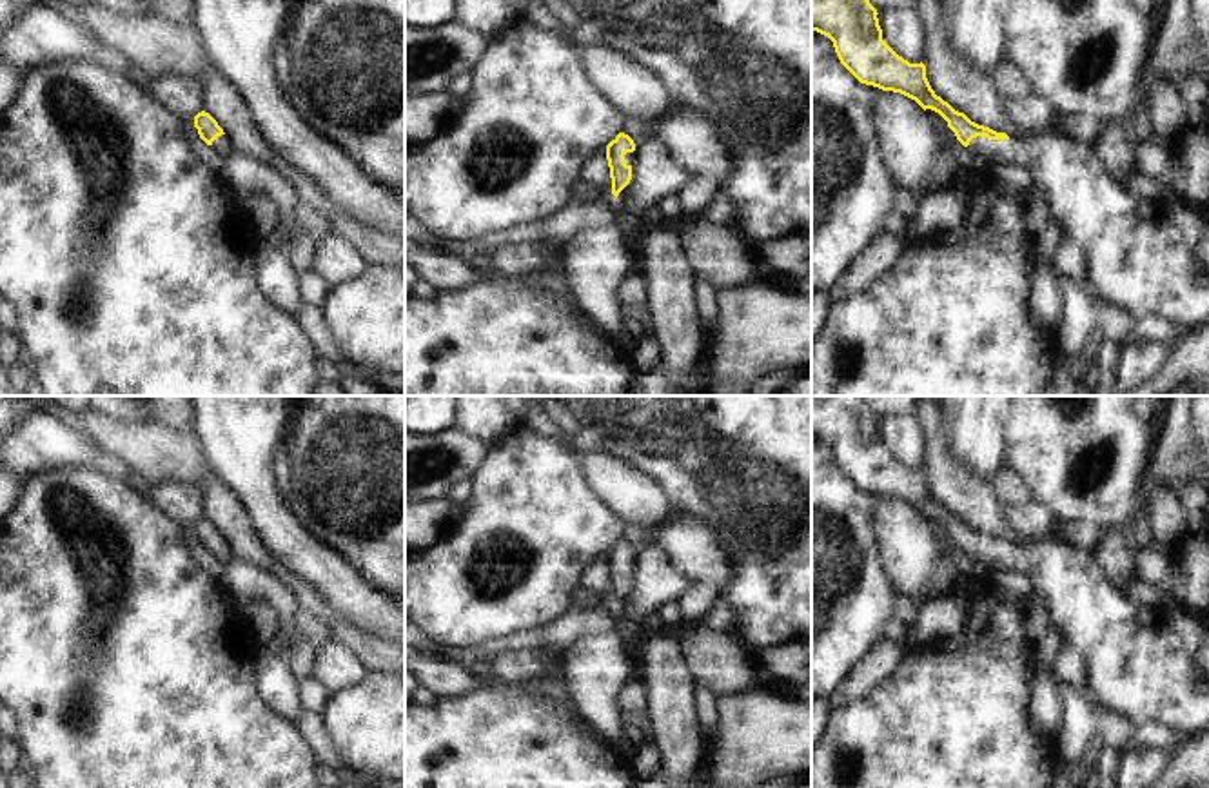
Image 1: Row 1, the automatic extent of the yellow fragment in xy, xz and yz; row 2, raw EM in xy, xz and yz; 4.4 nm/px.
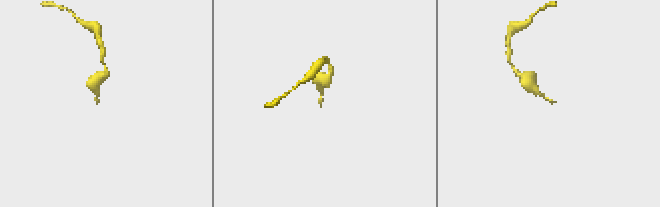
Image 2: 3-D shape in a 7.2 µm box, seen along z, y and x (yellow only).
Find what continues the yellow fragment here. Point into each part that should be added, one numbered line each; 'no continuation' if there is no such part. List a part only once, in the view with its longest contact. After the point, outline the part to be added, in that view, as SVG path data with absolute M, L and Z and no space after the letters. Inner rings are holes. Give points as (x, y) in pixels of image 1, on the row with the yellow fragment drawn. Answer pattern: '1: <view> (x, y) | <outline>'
1: yz (1139, 258) | M1051 133L1027 140L988 140L977 136L968 149L988 163L1011 163L1031 172L1060 220L1064 234L1075 240L1089 261L1087 287L1136 318L1167 318L1191 330L1209 323L1209 285L1194 249L1173 223L1167 203L1147 203L1133 196L1100 160L1096 145Z

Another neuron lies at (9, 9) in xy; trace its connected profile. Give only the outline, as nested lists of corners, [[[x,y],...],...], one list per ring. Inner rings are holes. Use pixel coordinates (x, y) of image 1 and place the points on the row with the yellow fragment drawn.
[[[0,0],[0,33],[34,4],[38,4],[38,0]]]

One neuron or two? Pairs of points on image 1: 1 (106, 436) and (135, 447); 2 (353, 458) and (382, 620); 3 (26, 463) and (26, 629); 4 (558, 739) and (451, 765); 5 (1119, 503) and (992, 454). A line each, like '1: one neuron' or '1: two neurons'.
1: one neuron
2: two neurons
3: two neurons
4: one neuron
5: two neurons

